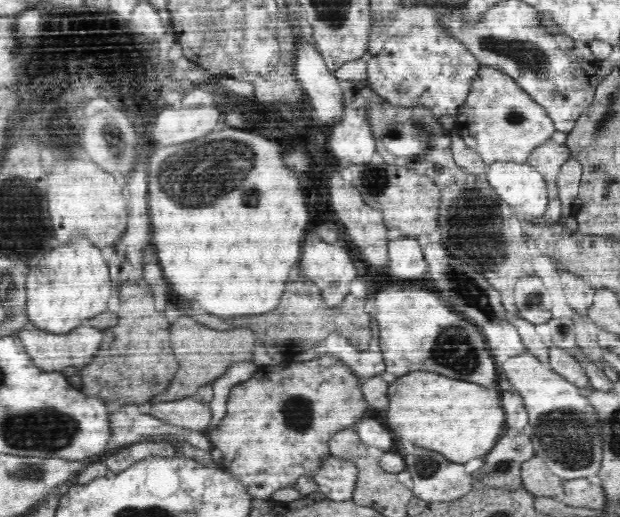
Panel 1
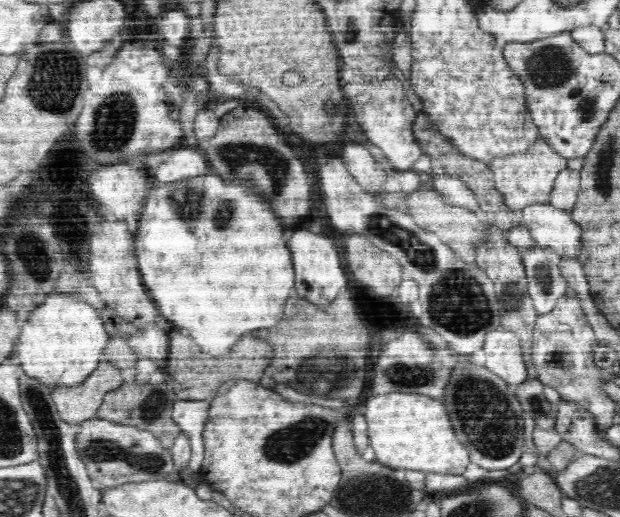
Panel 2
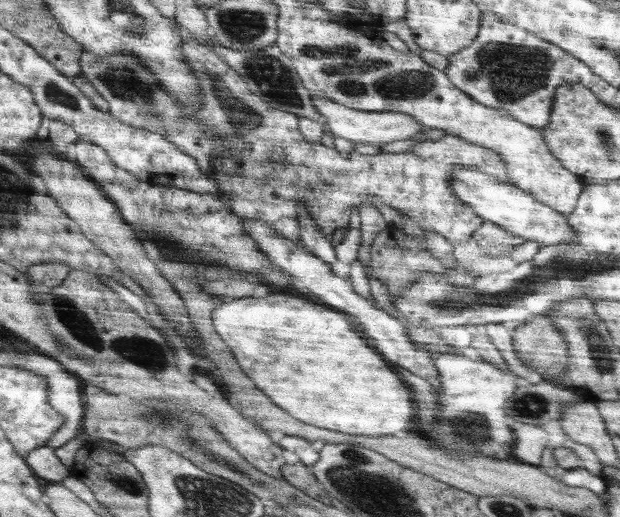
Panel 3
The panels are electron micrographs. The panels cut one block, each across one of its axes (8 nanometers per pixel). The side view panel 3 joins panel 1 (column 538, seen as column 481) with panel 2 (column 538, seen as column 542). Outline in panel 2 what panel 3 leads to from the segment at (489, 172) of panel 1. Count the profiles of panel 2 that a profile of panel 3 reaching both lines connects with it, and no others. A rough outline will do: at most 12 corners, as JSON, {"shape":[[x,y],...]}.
{"shape":[[550,203],[521,210],[540,248],[577,258],[582,228],[571,211]]}

